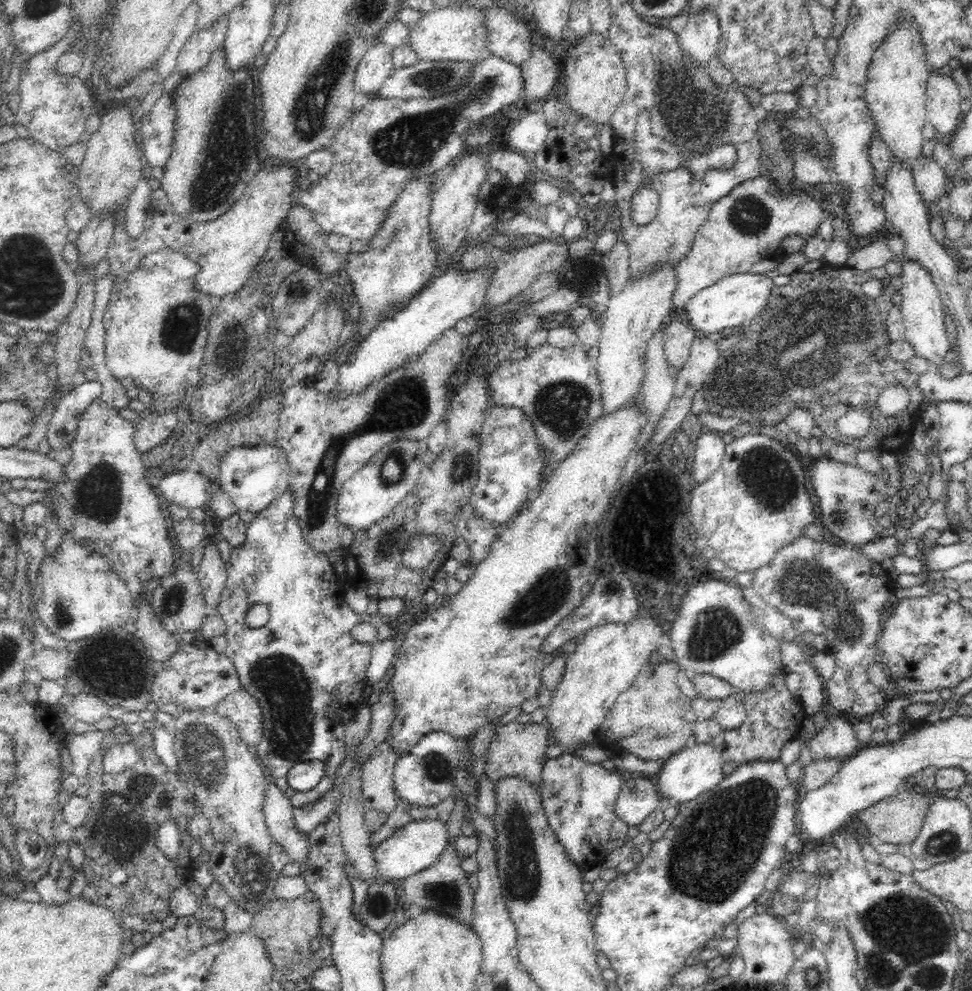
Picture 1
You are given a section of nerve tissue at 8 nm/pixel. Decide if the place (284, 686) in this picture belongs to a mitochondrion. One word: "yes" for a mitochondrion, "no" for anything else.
yes

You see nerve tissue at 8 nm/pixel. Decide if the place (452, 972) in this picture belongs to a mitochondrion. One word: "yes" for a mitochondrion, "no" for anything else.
no

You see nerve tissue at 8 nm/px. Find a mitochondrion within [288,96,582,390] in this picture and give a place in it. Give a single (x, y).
(394, 233)

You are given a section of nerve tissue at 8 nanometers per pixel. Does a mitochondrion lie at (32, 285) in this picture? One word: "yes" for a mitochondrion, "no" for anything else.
yes

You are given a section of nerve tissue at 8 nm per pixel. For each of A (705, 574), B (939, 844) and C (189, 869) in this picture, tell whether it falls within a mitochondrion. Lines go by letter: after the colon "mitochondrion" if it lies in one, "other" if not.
A: other
B: mitochondrion
C: other

